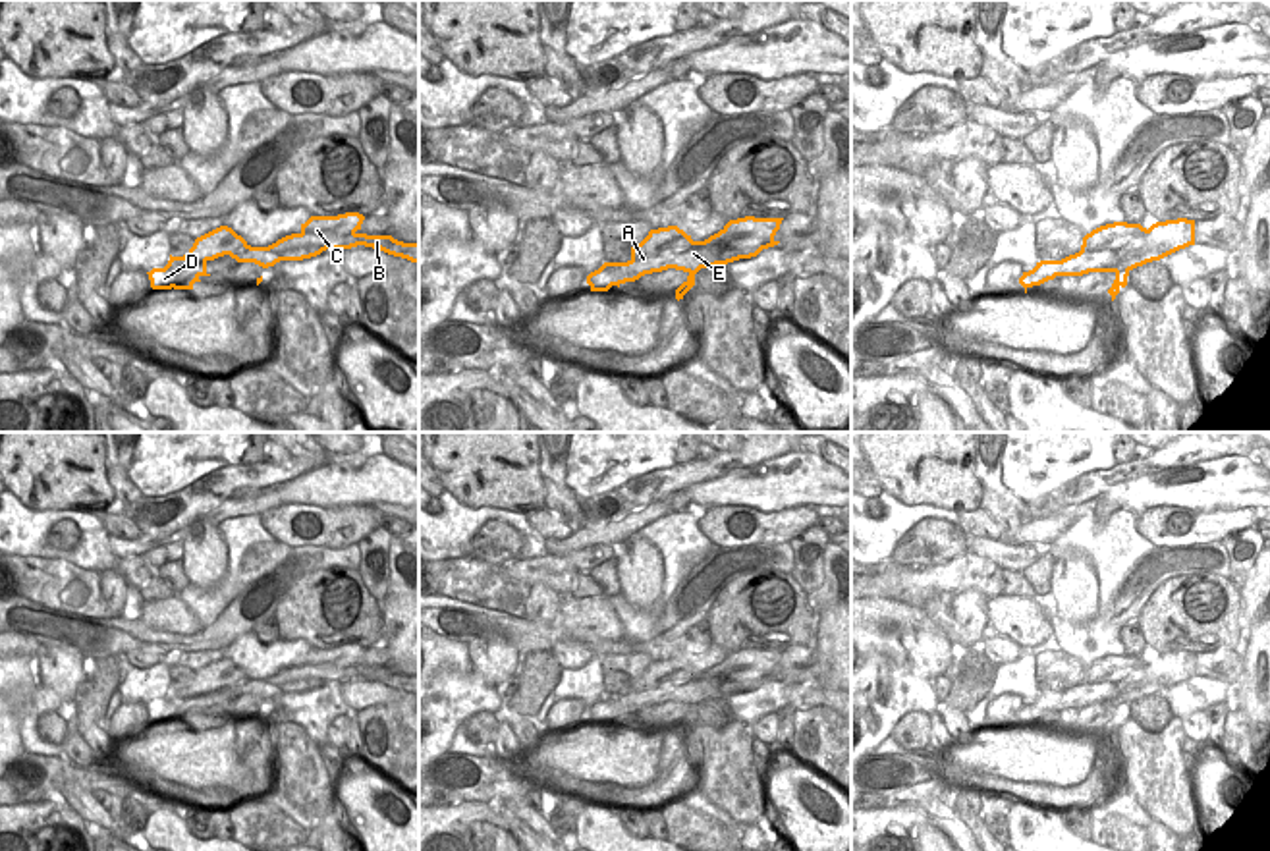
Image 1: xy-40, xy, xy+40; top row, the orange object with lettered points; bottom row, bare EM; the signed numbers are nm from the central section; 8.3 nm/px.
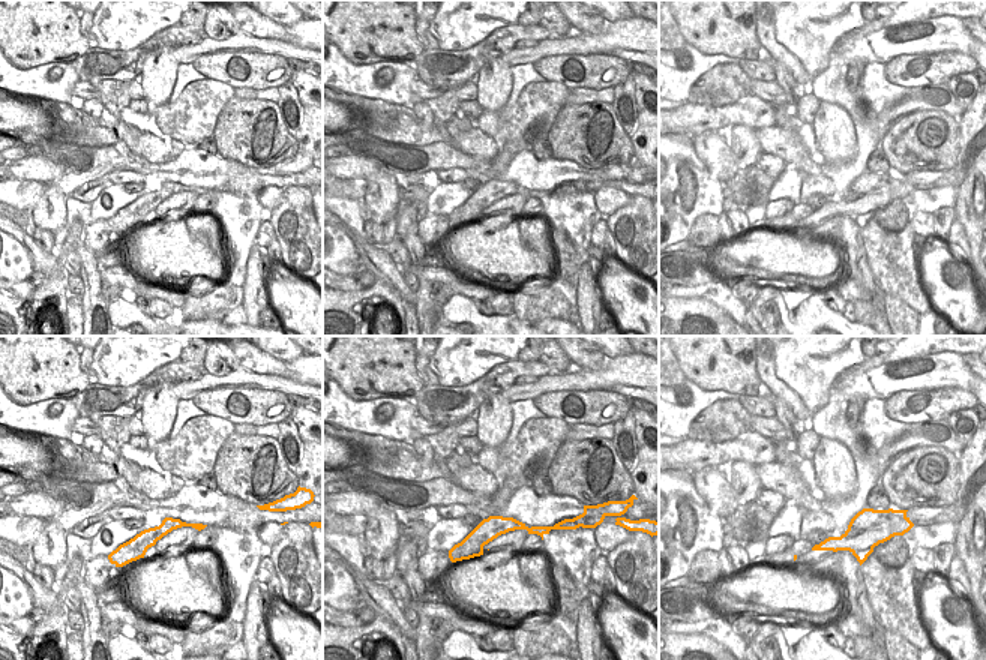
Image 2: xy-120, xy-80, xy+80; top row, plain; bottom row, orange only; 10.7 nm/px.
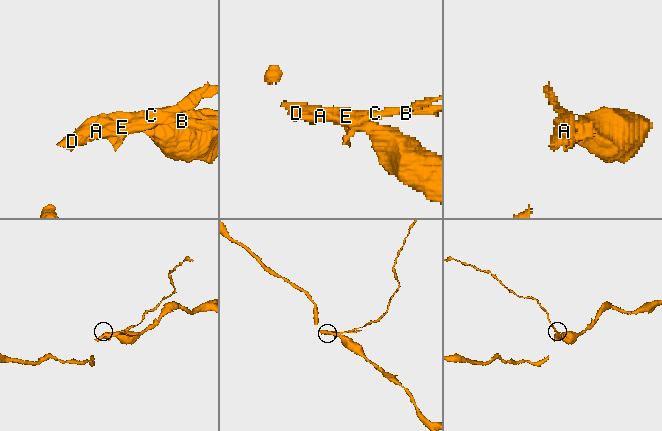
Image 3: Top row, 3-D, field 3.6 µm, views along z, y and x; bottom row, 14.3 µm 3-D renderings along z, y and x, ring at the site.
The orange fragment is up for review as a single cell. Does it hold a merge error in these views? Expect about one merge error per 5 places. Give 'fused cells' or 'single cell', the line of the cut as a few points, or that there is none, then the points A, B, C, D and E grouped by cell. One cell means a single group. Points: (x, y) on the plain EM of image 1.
fused cells; cut xy+40 (1147, 662), (1145, 680), (1166, 687); groups A D E / B C

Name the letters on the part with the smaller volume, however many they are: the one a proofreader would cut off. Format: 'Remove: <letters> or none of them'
Remove: B, C.

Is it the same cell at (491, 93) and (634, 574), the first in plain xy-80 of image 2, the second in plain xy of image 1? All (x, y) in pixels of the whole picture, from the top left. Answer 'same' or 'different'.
same

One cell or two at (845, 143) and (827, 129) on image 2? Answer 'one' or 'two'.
one

